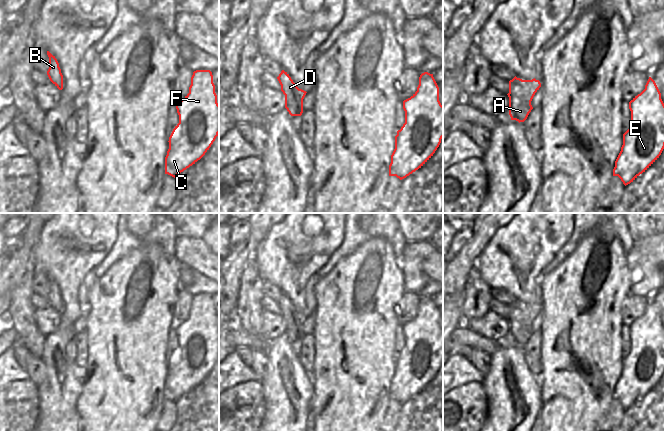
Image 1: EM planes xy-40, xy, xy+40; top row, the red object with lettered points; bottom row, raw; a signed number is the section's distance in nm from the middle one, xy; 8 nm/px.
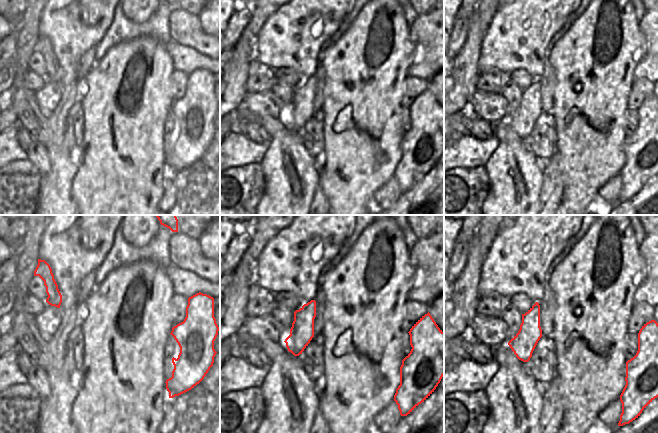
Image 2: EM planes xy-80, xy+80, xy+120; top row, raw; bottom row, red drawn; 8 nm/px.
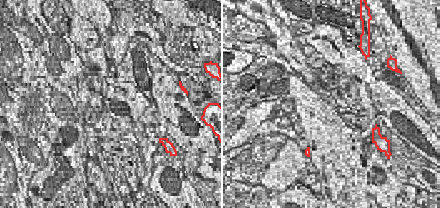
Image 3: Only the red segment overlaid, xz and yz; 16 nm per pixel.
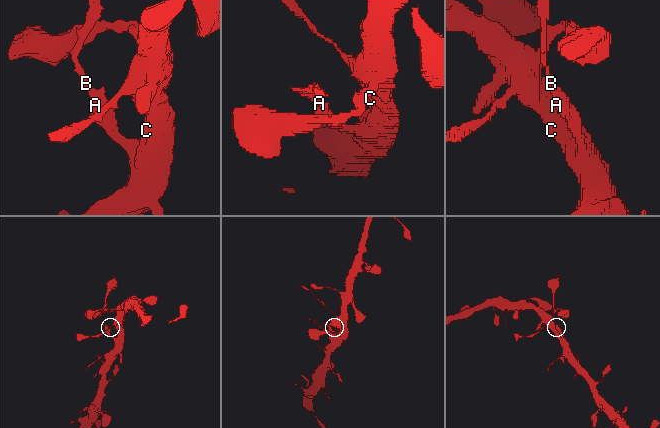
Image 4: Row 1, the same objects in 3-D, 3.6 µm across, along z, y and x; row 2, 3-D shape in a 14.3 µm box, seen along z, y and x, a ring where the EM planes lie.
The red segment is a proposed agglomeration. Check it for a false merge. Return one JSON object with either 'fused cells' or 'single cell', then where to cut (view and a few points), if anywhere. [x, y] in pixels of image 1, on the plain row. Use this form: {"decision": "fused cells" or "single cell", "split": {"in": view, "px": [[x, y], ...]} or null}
{"decision": "fused cells", "split": {"in": "xy", "px": [[299, 313], [300, 322], [295, 325], [295, 333]]}}

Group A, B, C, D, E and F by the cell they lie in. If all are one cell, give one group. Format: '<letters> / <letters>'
A C E F / B D

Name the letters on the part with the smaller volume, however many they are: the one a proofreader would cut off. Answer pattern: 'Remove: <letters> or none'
Remove: B, D

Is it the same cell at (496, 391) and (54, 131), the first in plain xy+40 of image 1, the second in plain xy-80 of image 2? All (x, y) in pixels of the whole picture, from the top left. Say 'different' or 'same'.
same

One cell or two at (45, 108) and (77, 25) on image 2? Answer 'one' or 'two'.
two

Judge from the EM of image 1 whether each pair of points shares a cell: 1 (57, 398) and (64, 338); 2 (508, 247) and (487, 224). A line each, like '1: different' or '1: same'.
1: same
2: different

